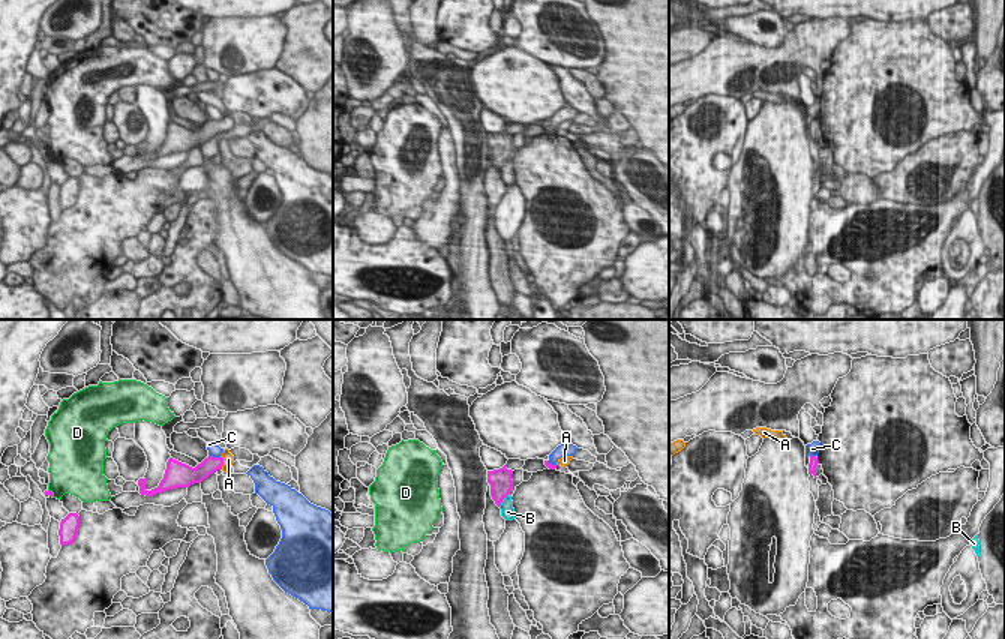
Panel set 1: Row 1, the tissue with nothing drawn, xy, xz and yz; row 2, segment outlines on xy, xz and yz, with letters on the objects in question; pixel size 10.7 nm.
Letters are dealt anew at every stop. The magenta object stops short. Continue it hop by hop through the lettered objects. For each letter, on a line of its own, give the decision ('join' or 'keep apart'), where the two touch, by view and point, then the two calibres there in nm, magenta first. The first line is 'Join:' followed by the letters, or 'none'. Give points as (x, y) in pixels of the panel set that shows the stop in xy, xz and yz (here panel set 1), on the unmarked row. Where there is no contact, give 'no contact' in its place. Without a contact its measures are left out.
Join: A
A: join | xy (222, 126) | 180/130 nm
B: keep apart | xz (503, 162) | 240/160 nm
C: keep apart | xy (215, 122) | 180/130 nm
D: keep apart | xy (50, 156) | 50/380 nm

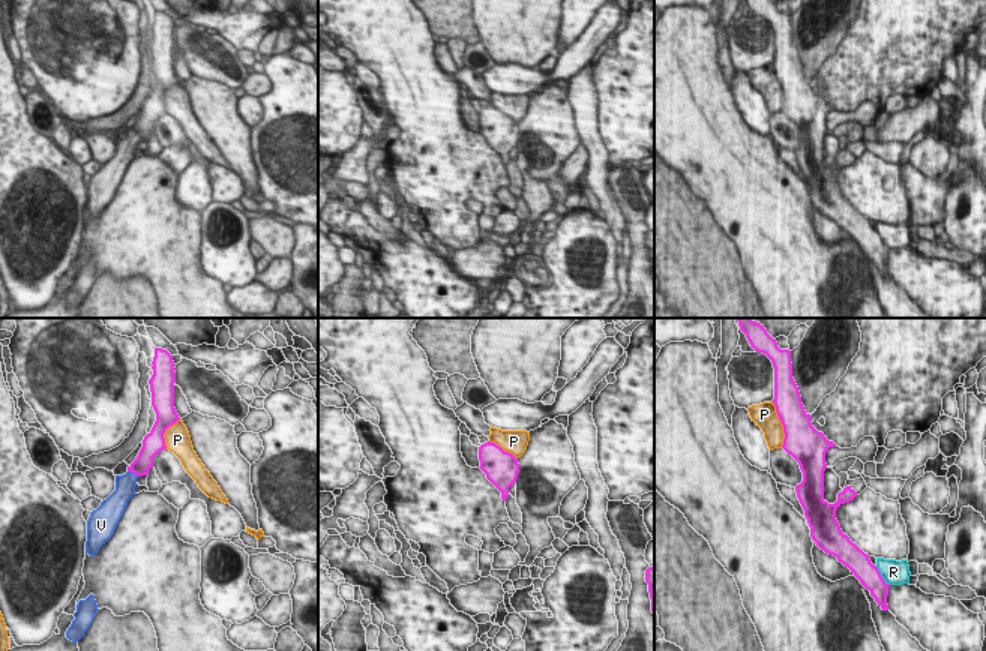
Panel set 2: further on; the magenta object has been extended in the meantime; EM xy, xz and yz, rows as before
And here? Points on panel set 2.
Join: V
P: keep apart | yz (782, 89) | 360/260 nm
R: keep apart | yz (881, 240) | 240/260 nm
V: join | xy (134, 137) | 190/220 nm

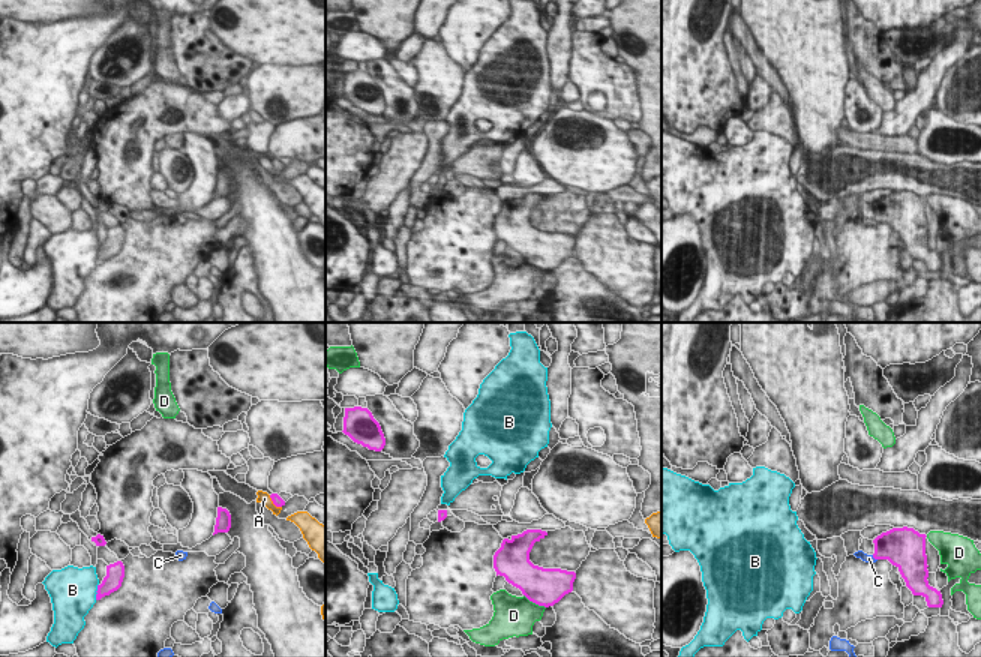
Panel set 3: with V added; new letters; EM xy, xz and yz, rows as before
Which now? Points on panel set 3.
Join: none
A: keep apart | xy (273, 167) | 120/130 nm
B: keep apart | xy (96, 255) | 200/480 nm
C: keep apart | yz (875, 222) | 320/100 nm
D: keep apart | xz (534, 266) | 420/420 nm

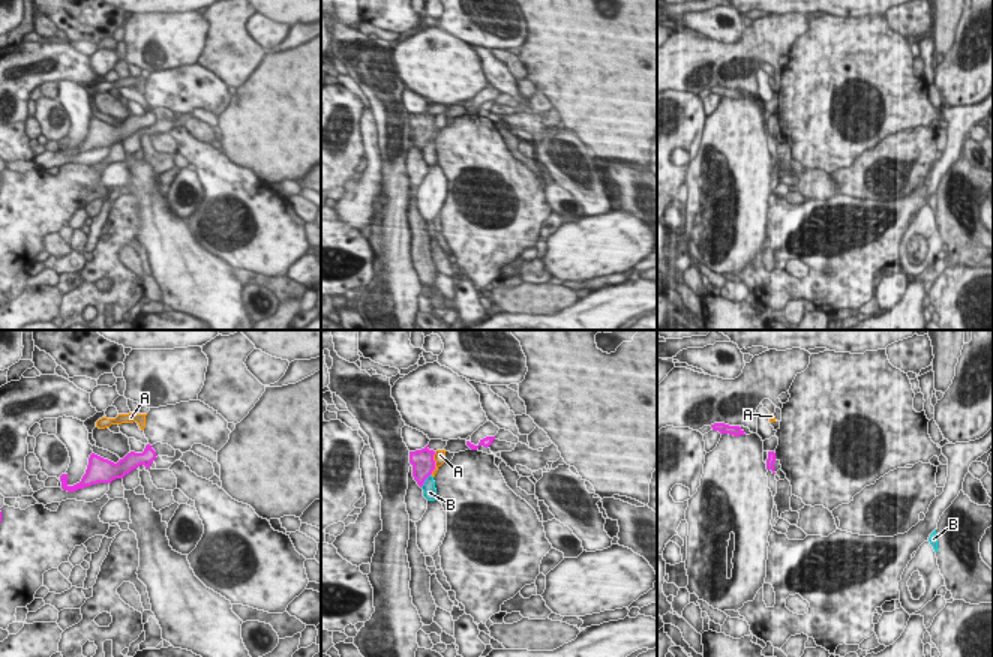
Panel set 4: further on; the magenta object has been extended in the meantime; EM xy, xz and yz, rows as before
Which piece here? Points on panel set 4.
Join: none
A: keep apart | xz (434, 126) | 240/130 nm
B: keep apart | xz (425, 143) | 240/160 nm

